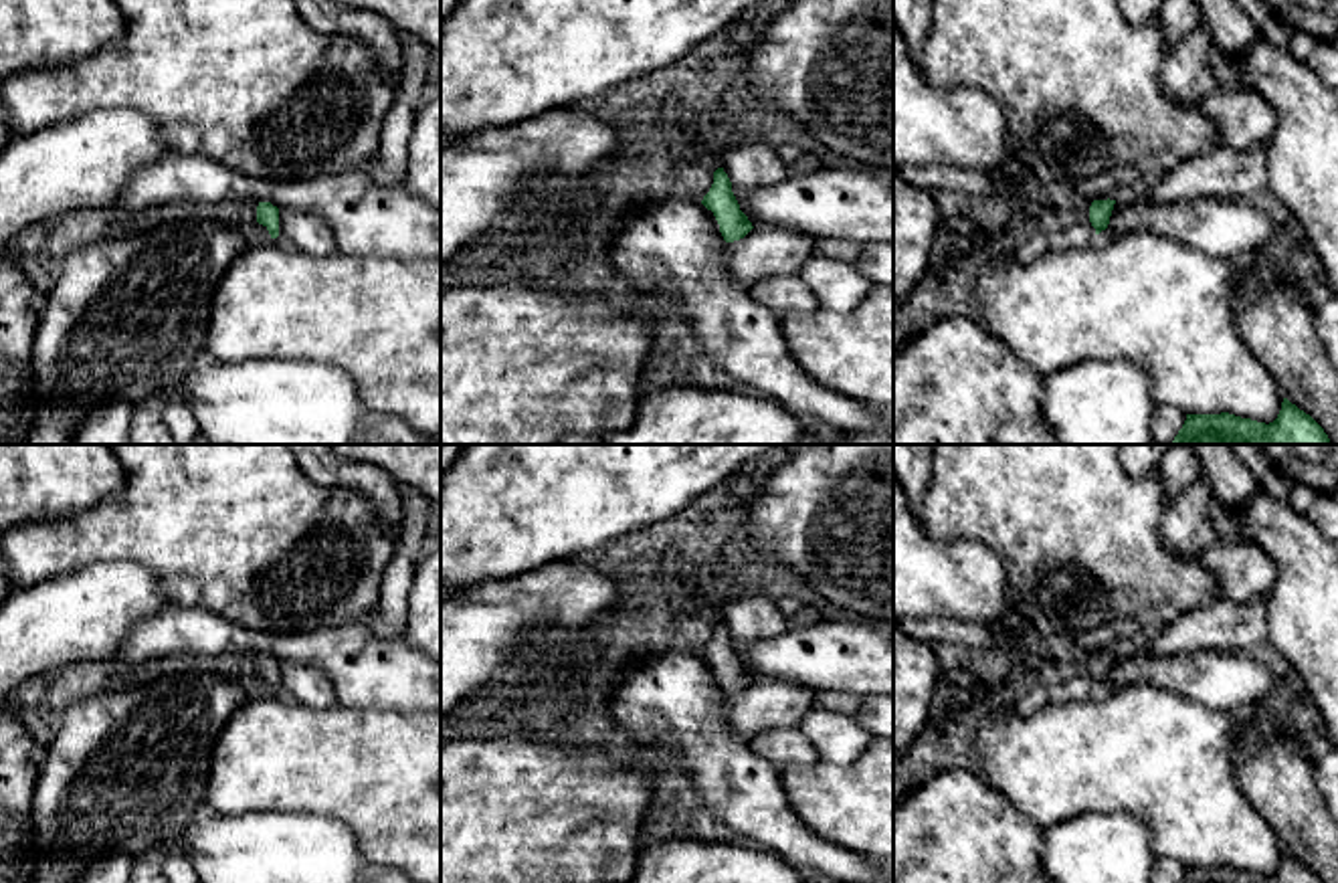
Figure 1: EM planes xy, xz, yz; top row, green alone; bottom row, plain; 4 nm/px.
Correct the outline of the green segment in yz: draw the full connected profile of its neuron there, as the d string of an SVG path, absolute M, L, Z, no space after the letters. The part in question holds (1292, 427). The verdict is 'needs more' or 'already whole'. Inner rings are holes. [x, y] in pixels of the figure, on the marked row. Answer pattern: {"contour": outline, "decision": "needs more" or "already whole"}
{"contour": "M1287 398L1269 424L1229 412L1186 414L1168 445L1332 445L1324 428Z", "decision": "already whole"}

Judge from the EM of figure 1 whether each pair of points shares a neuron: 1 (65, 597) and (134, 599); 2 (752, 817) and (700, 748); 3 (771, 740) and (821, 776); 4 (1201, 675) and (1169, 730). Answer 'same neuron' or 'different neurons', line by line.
1: same neuron
2: same neuron
3: different neurons
4: different neurons

